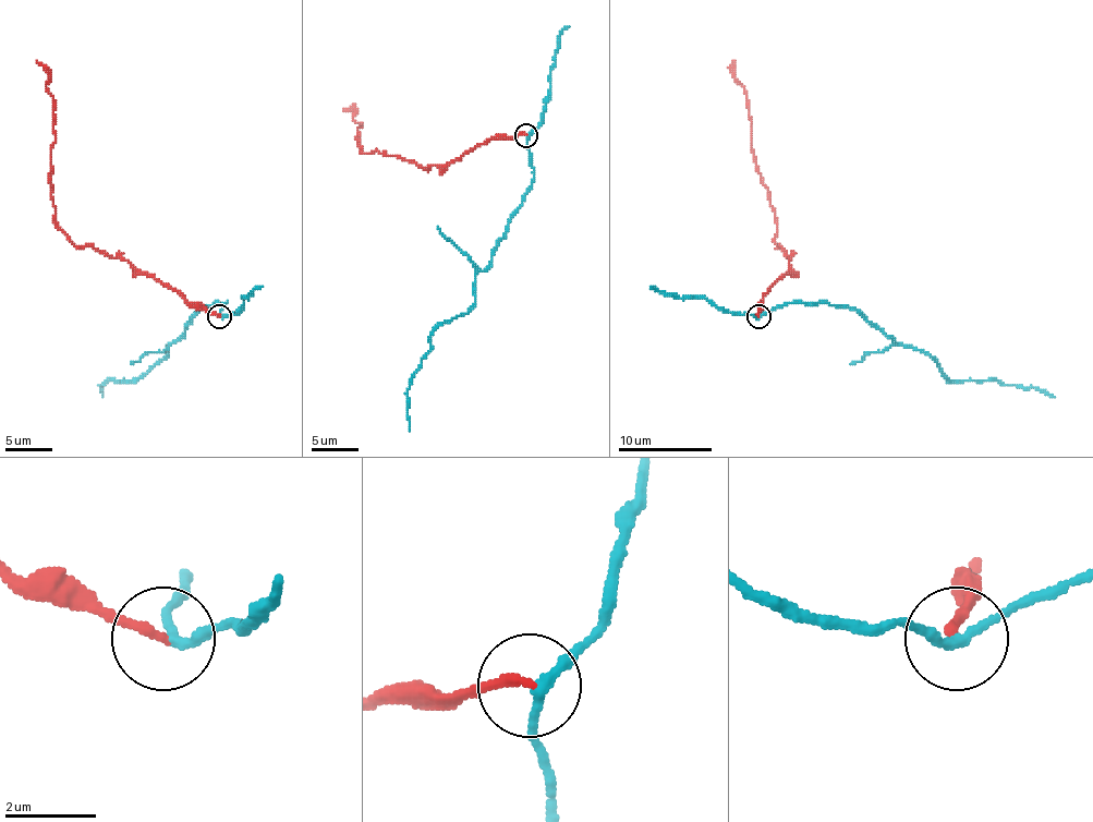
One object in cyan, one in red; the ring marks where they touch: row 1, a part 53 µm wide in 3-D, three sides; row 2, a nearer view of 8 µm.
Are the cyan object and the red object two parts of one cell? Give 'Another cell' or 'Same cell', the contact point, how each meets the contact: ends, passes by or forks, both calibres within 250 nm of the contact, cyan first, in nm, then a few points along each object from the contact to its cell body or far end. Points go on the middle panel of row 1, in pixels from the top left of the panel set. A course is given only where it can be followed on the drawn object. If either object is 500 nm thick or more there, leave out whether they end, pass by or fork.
Another cell. Place: (526, 135). At the ring cyan passes by. At the ring red ends. Thickness 200 nm (cyan) against 200 nm. Course of cyan: (526, 134), (534, 181), (492, 262), (475, 276), (475, 304), (433, 331), (430, 351), (407, 390), (409, 431). Course of red: (526, 134), (492, 136), (447, 165), (425, 167), (364, 153), (355, 111), (343, 109)

